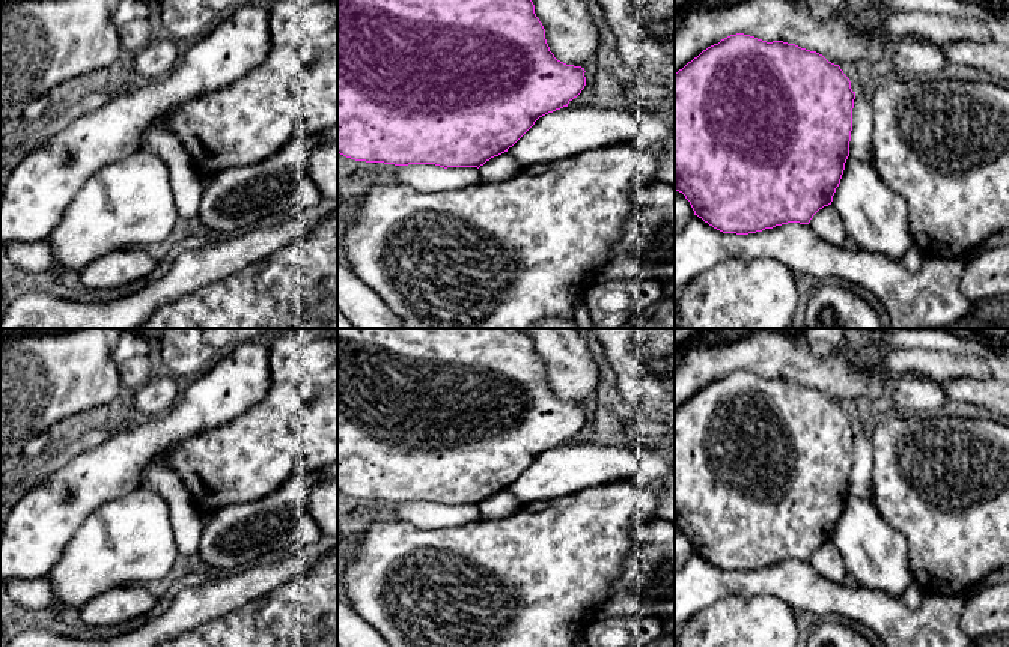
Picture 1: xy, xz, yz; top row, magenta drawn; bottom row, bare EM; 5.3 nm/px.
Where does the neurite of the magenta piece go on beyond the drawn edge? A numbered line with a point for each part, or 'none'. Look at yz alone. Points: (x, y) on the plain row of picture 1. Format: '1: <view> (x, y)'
none

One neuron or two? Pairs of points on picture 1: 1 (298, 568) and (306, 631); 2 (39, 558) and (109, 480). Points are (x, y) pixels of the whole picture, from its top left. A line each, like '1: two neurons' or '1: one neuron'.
1: two neurons
2: one neuron

